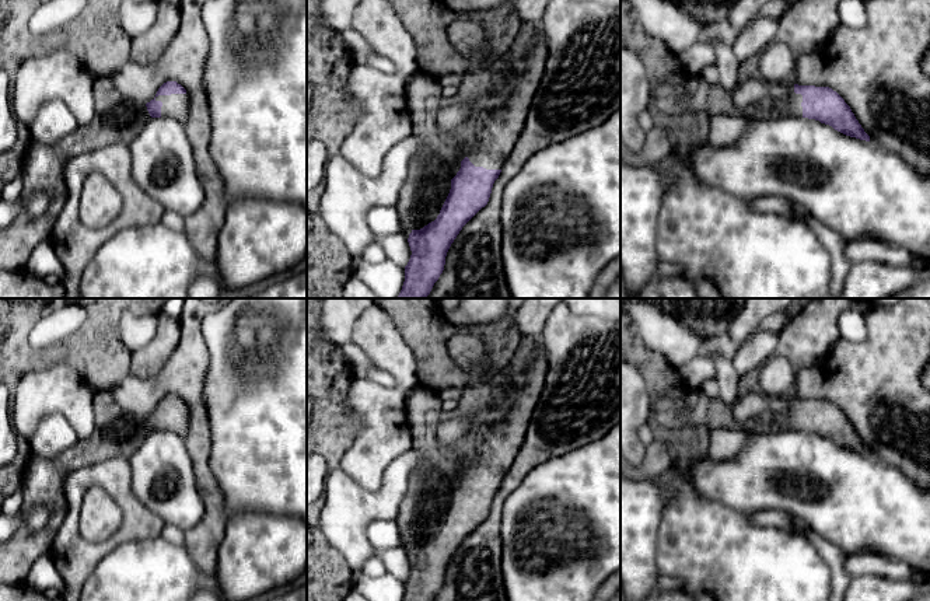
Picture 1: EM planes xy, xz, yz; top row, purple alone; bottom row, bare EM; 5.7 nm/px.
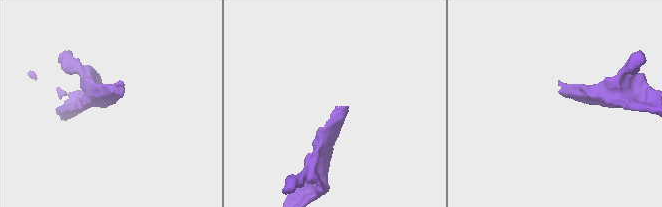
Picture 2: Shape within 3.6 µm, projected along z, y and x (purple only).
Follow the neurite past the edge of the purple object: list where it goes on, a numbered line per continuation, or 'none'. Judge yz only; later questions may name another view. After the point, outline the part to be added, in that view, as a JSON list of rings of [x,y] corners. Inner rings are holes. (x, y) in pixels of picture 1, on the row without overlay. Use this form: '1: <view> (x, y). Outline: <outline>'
1: yz (792, 419). Outline: [[[793,385],[789,388],[782,396],[789,401],[789,412],[780,415],[768,412],[765,416],[766,422],[773,427],[786,427],[796,431],[803,431],[803,409],[794,406],[796,387]]]

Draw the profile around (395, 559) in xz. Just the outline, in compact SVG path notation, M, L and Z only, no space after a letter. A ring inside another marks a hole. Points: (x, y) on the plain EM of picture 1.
M396 546L385 551L374 549L374 556L384 562L388 572L403 580L408 579L412 565L403 546Z

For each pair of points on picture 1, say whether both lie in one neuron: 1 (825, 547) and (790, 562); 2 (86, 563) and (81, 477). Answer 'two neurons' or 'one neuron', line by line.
1: two neurons
2: one neuron

